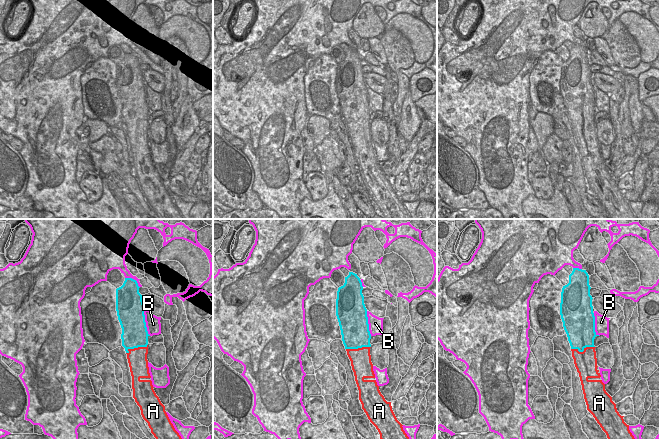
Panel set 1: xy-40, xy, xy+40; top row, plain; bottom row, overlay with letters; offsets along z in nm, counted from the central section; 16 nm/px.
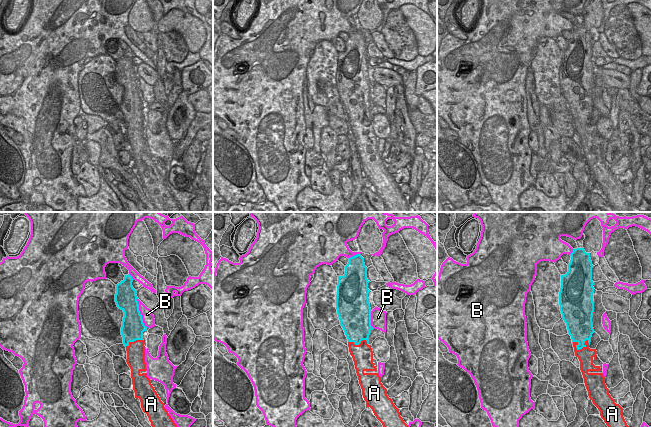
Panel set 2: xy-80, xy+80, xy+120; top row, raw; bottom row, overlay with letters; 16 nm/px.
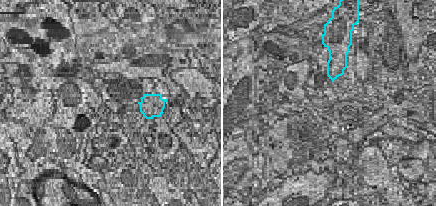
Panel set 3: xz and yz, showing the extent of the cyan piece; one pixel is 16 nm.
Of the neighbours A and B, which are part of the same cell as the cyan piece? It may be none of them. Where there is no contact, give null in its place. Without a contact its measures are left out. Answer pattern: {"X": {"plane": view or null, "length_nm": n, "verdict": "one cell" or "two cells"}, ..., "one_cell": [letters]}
{"A": {"plane": "xy-40", "length_nm": 380, "verdict": "one cell"}, "B": {"plane": "xy-40", "length_nm": 480, "verdict": "two cells"}, "one_cell": ["A"]}

